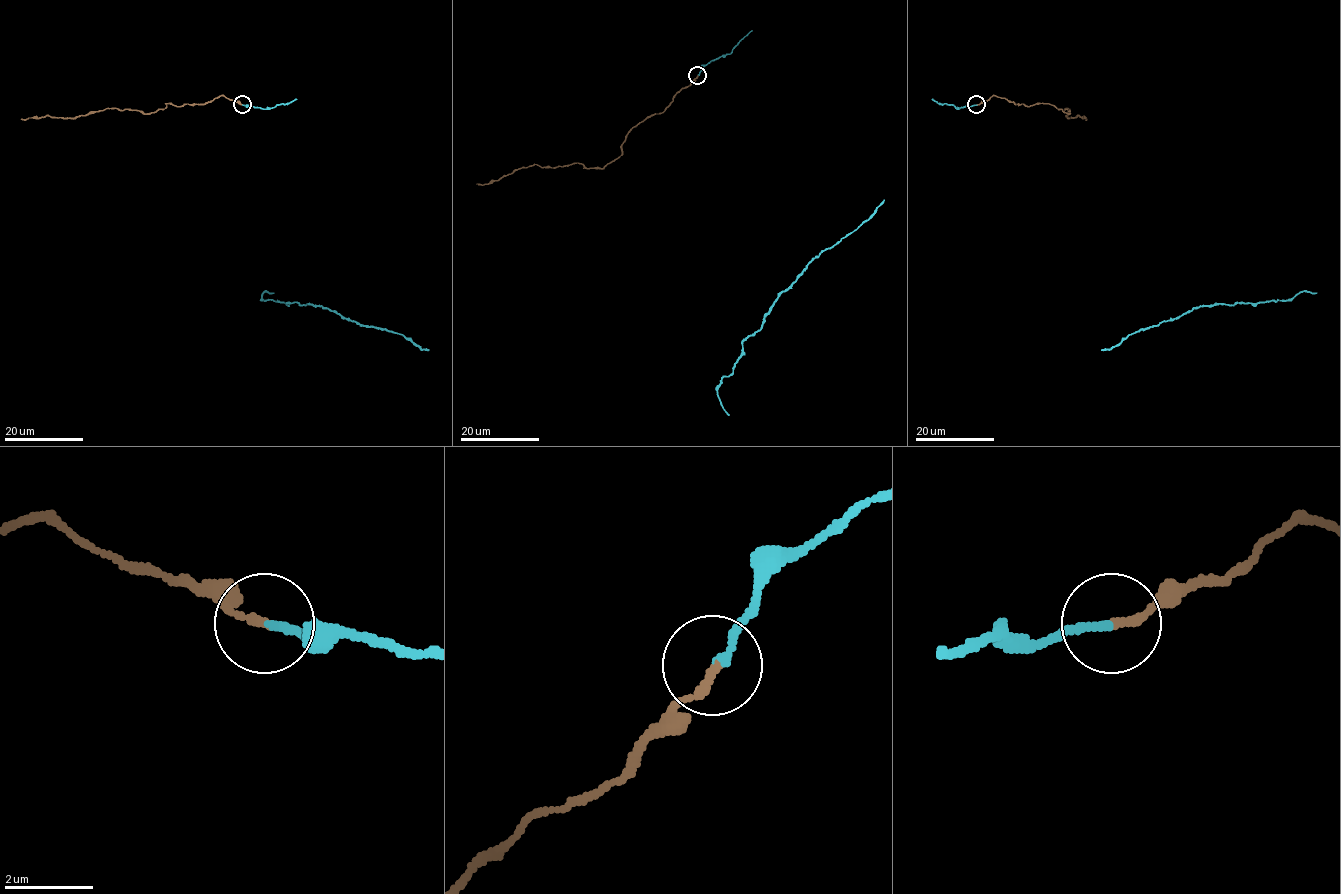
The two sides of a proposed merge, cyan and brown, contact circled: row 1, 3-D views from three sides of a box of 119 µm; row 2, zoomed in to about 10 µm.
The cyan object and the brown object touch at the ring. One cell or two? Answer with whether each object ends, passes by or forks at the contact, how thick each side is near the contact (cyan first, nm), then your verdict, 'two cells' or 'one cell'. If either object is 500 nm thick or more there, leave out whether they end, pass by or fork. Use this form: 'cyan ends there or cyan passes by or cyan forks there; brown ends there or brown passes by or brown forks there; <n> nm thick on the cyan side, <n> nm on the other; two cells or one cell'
cyan ends there; brown ends there; 180 nm thick on the cyan side, 200 nm on the other; one cell

